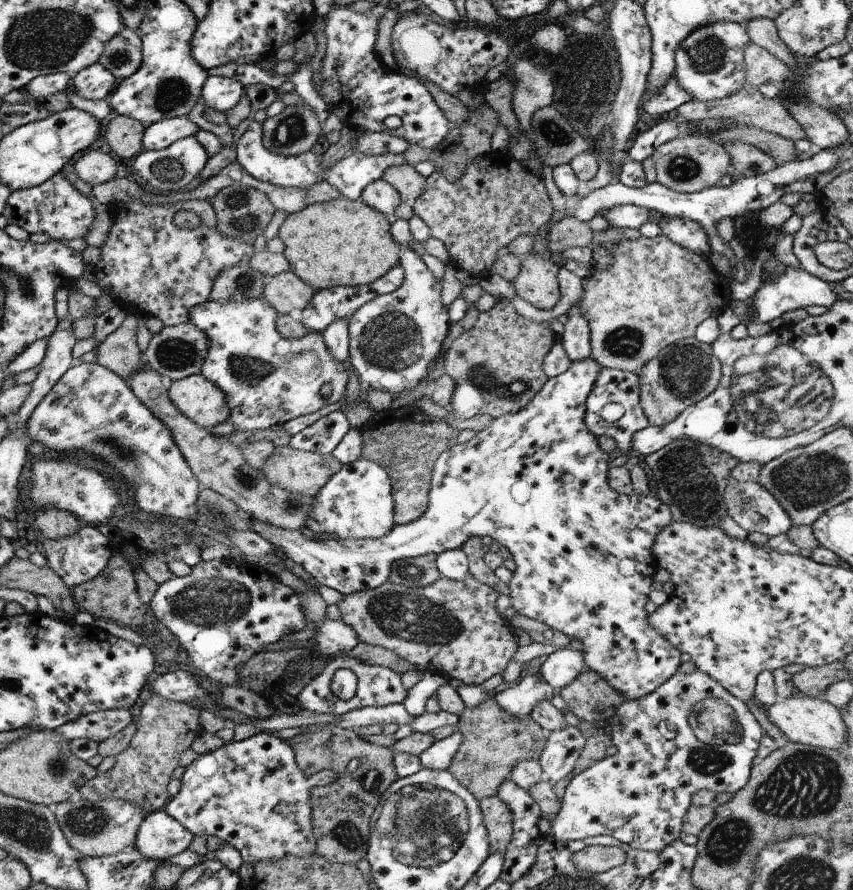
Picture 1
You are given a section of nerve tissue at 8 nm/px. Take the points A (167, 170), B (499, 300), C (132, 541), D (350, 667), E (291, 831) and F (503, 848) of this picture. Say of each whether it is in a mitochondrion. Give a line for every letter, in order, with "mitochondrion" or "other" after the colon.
A: mitochondrion
B: other
C: other
D: other
E: other
F: other

